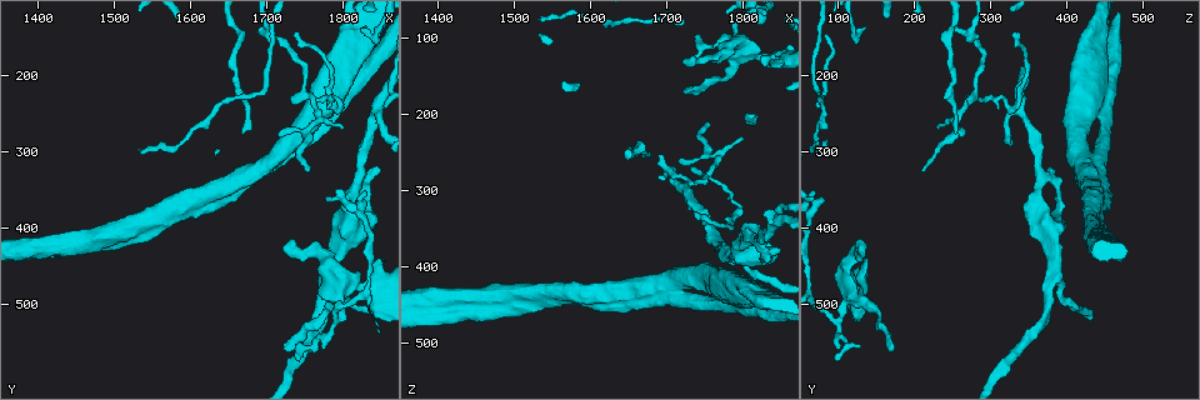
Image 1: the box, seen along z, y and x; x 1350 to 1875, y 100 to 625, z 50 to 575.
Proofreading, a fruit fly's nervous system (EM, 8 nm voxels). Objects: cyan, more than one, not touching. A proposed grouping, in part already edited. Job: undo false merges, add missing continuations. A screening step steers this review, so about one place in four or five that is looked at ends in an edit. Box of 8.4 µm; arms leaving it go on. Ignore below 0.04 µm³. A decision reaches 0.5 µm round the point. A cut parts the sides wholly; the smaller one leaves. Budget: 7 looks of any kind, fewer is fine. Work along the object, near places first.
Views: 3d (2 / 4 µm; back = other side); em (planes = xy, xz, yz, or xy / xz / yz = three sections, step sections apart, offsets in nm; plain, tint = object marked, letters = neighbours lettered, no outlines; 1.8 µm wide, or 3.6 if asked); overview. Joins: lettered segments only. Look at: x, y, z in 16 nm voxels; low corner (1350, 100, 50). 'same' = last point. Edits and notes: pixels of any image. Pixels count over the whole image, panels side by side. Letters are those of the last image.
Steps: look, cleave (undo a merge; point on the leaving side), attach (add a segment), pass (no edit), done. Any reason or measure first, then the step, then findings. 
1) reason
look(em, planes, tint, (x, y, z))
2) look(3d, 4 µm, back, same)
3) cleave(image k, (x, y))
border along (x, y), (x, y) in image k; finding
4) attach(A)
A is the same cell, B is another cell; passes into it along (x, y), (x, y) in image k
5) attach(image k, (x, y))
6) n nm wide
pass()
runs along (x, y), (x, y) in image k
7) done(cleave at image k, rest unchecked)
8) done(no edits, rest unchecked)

a fork
look(em, xy, step 16, letters, (1495, 410, 435))

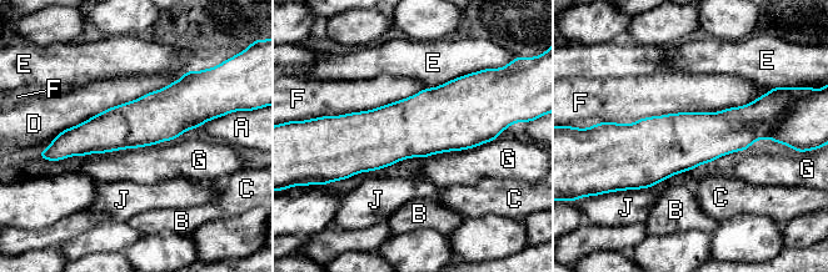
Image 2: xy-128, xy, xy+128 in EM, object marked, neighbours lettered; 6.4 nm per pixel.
cleave(image 2, (807, 125))
A, B, C, D, E, F, G and J are other cells; border along (776, 121), (768, 137) in image 2; a second cell is stuck on

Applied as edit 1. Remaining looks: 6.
look(em, xy, step 4, tint, (1850, 480, 130))

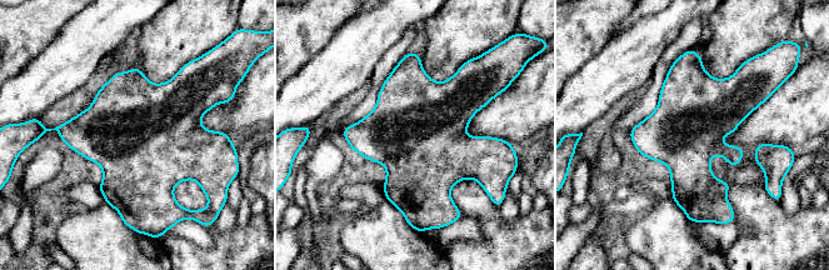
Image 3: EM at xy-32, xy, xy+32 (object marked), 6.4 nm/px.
look(em, planes, letters, same)

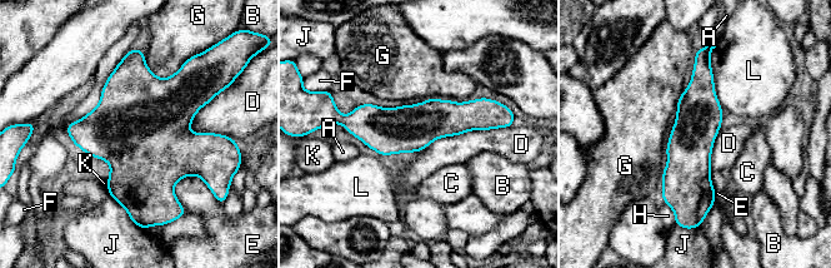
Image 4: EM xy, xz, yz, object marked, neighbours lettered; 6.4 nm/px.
D touches over 600 nm
pass()
A, B, C, D, E, F, G, H, J, K and L are other cells; runs along (705, 55), (692, 135), (692, 206) in image 4; continuous, no second cell

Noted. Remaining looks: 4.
branch stops here
look(em, planes, letters, (1720, 425, 130))

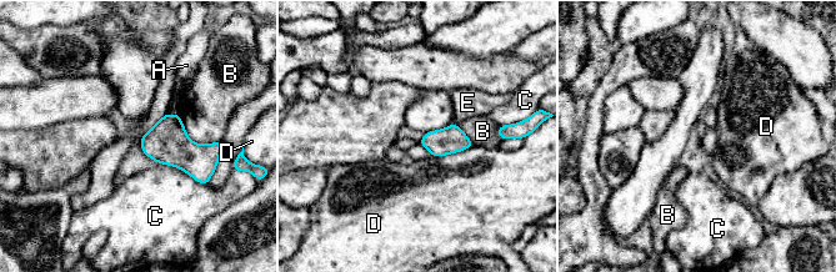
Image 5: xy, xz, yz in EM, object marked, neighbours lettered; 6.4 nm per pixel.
180 nm wide
pass()
A, B, C, D and E are other cells; border along (472, 145), (456, 152), (431, 156) in image 5; no lettered segment goes on from it

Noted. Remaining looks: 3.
done(cleave at image 2, rest unchecked)

